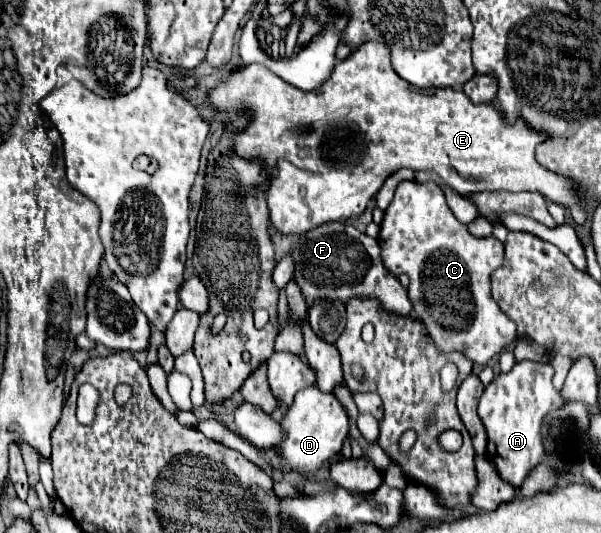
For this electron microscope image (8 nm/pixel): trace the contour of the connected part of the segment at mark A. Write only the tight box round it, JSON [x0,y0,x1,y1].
[479,362,563,488]

